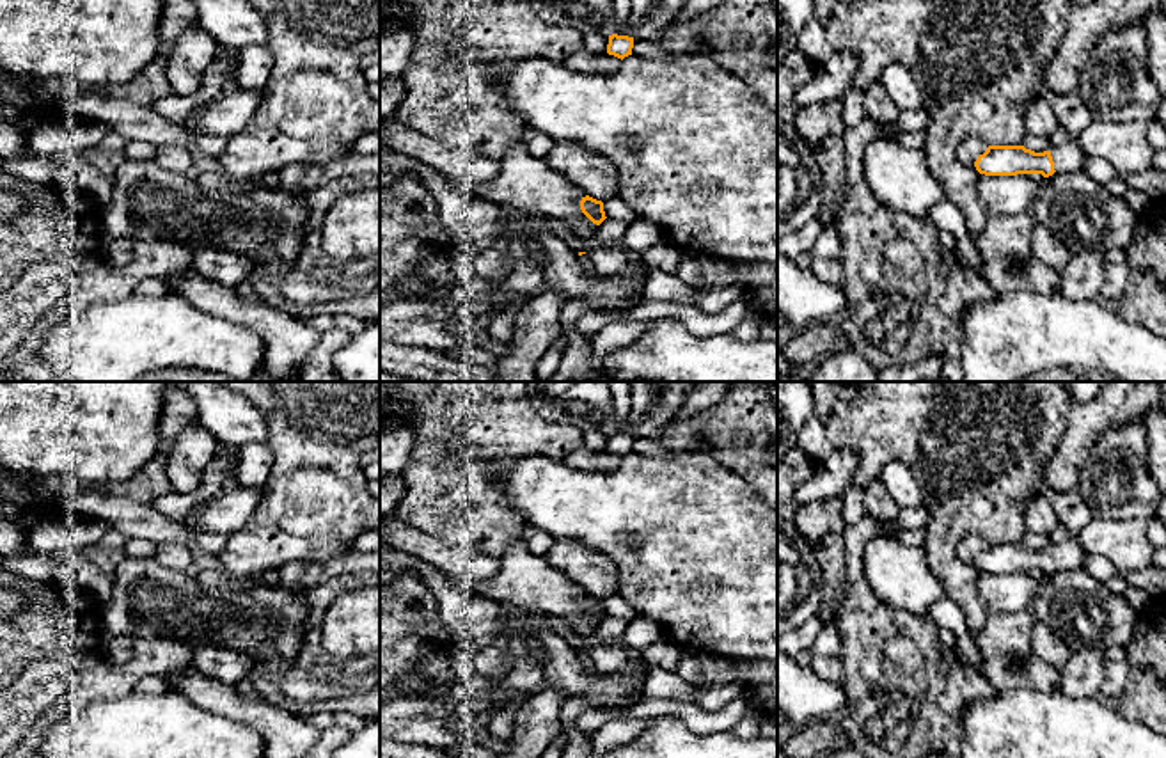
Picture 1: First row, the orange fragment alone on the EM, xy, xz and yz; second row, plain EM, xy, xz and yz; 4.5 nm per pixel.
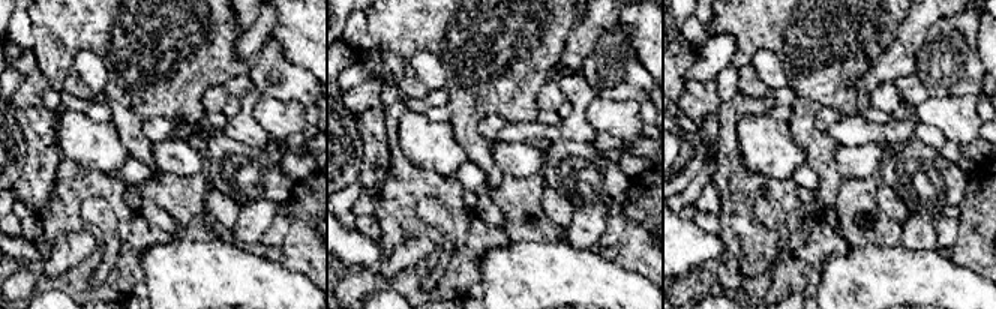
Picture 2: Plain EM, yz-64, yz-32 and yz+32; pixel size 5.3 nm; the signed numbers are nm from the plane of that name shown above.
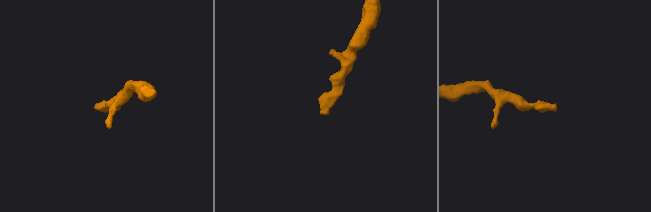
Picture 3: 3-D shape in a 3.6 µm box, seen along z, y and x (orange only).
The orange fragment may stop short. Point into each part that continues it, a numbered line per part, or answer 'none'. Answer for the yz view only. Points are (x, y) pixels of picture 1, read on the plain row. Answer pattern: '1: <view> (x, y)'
1: yz (1069, 554)

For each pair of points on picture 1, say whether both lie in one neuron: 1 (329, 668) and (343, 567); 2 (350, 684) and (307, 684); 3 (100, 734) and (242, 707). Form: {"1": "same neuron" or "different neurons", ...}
{"1": "different neurons", "2": "same neuron", "3": "different neurons"}

